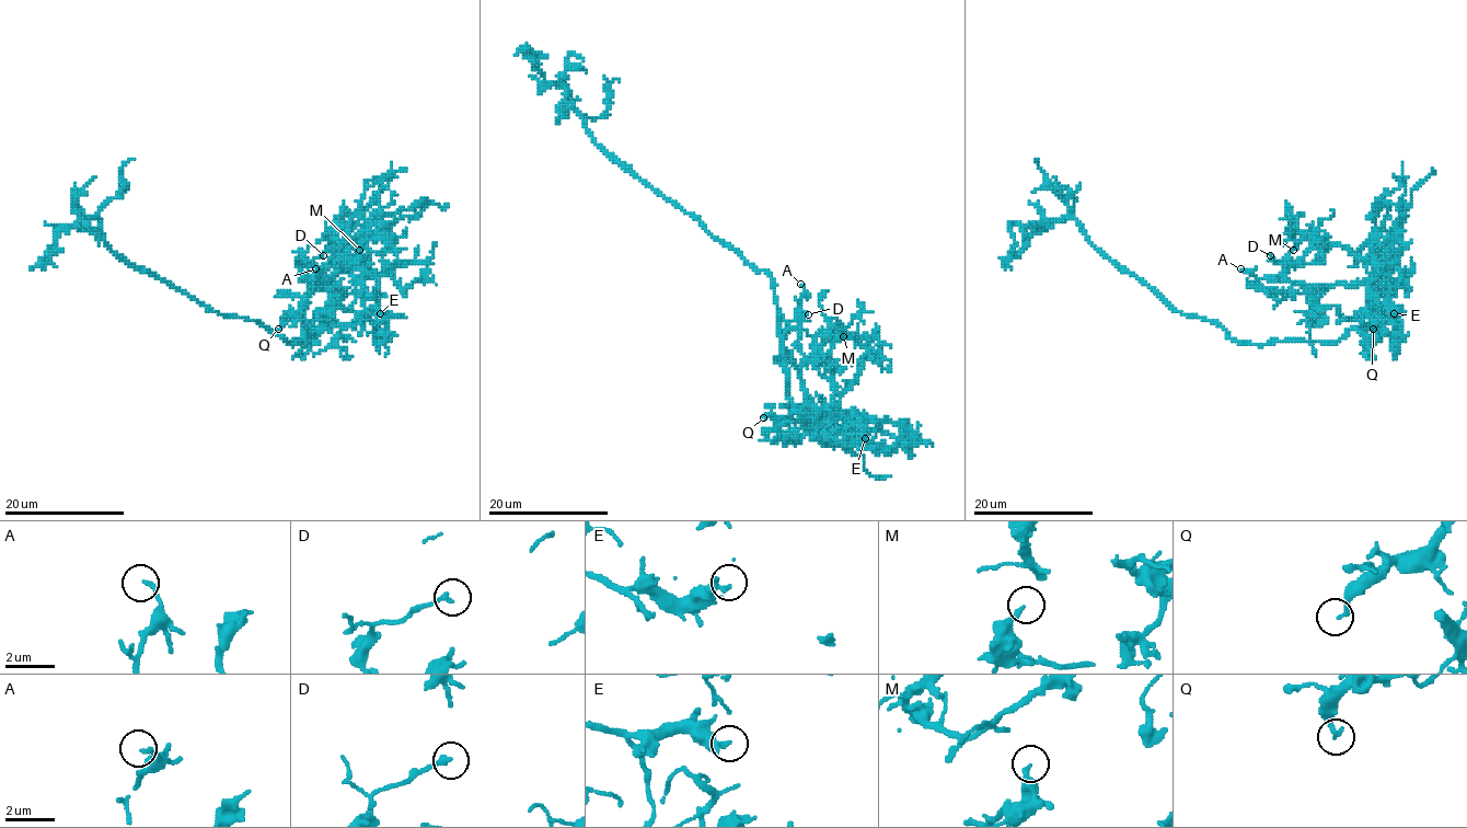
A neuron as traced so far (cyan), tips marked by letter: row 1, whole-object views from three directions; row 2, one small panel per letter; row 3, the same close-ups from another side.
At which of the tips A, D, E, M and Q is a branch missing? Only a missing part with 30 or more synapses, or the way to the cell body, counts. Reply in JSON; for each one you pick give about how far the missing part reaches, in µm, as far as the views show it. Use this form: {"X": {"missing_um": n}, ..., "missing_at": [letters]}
{"missing_at": []}

